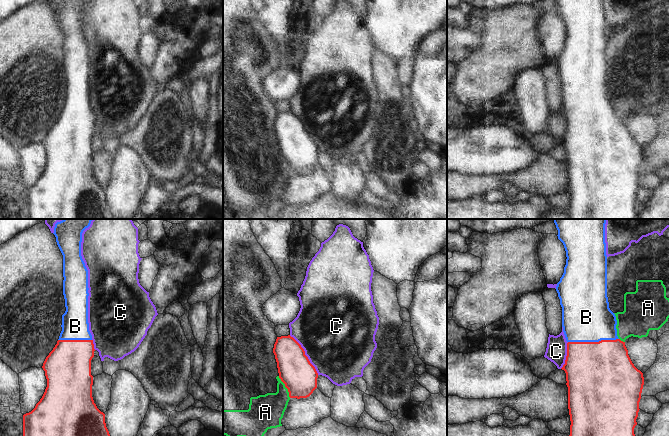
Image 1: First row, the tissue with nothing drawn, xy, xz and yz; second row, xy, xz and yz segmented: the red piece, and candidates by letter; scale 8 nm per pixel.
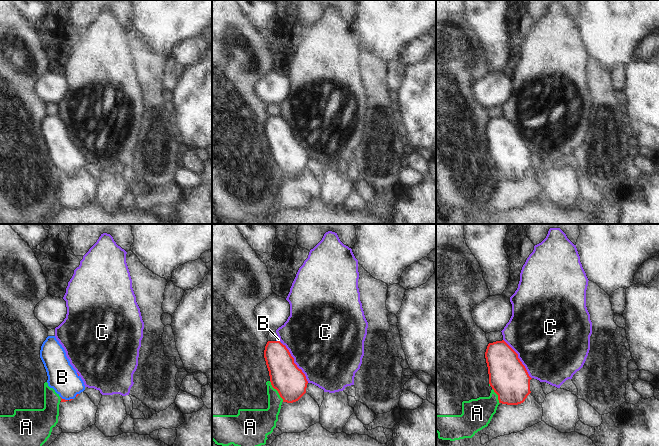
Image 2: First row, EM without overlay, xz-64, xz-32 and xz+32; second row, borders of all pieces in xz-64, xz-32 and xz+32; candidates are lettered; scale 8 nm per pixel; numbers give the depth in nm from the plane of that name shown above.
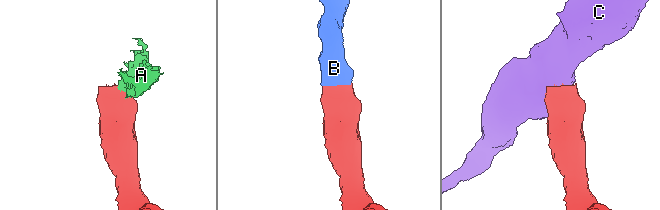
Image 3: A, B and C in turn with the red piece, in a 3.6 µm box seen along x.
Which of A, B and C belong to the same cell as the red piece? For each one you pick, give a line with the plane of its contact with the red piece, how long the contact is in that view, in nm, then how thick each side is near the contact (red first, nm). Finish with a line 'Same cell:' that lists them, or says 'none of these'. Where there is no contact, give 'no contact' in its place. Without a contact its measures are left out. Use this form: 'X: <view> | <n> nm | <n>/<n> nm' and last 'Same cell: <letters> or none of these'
B: yz | 400 nm | 500/400 nm
Same cell: B

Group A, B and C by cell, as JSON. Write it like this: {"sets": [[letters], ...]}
{"sets": [["A"], ["B"], ["C"]]}

